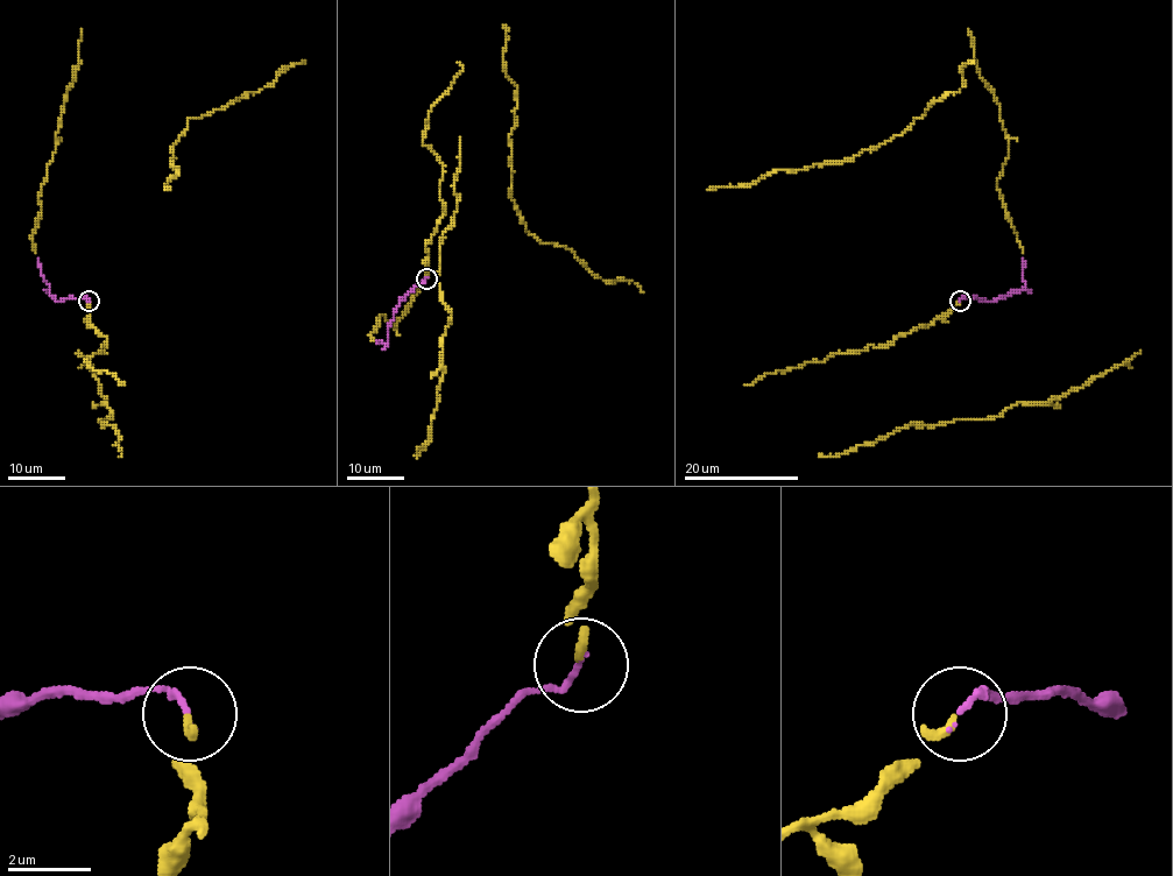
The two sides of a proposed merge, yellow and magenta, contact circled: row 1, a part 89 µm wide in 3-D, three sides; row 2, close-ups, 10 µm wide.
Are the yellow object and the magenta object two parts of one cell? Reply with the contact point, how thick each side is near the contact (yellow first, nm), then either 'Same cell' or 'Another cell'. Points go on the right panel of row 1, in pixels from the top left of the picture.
Place: (960, 301). Thickness 200 nm (yellow) against 140 nm. Same cell

